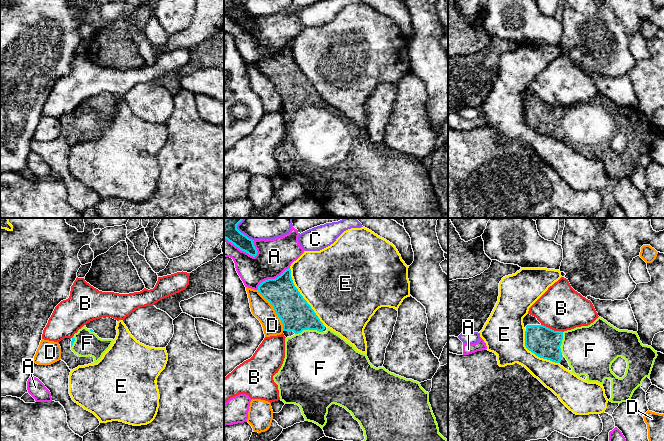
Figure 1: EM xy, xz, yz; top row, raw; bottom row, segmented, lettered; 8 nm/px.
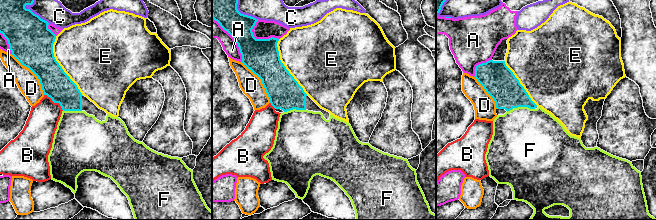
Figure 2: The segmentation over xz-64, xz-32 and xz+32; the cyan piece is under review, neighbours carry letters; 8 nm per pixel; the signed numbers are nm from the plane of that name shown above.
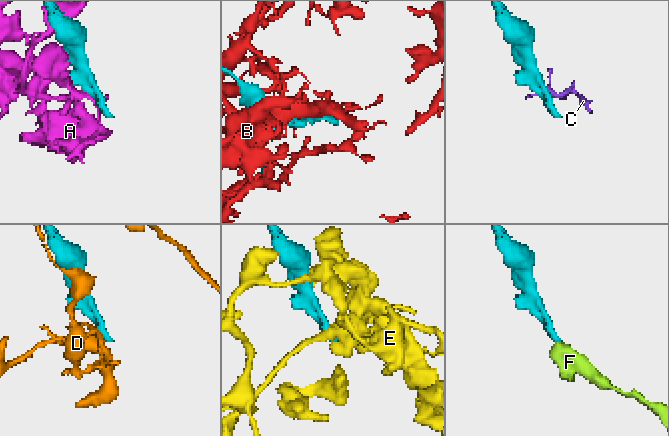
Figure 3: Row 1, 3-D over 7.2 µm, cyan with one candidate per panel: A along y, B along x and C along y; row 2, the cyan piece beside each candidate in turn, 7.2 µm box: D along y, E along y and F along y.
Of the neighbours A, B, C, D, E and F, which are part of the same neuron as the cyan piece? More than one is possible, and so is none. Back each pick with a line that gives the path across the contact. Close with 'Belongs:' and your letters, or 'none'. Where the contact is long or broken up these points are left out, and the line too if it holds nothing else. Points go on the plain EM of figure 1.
F: way xz (296, 90), (308, 104), (312, 134)
Belongs: F

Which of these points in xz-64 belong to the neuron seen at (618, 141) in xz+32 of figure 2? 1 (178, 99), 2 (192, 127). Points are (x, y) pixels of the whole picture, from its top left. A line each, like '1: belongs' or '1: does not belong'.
1: belongs
2: does not belong

